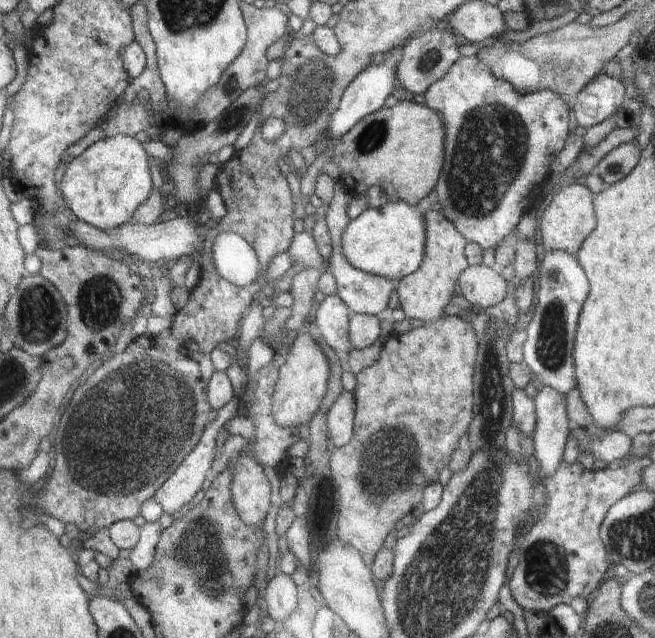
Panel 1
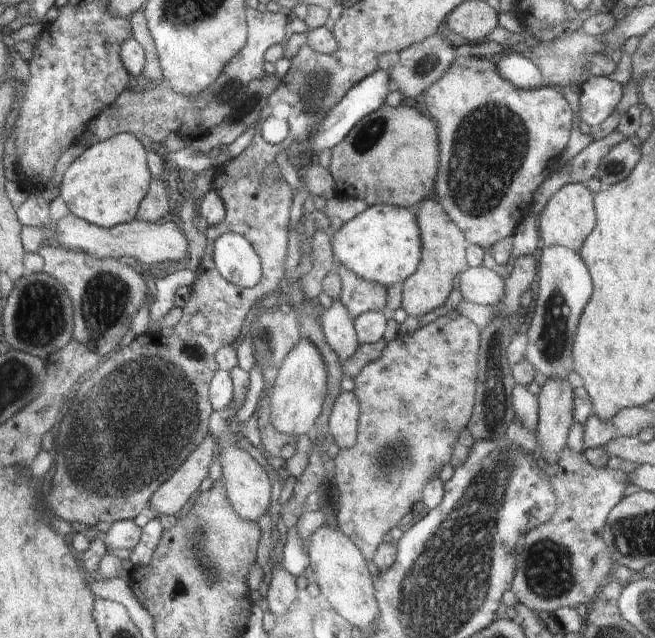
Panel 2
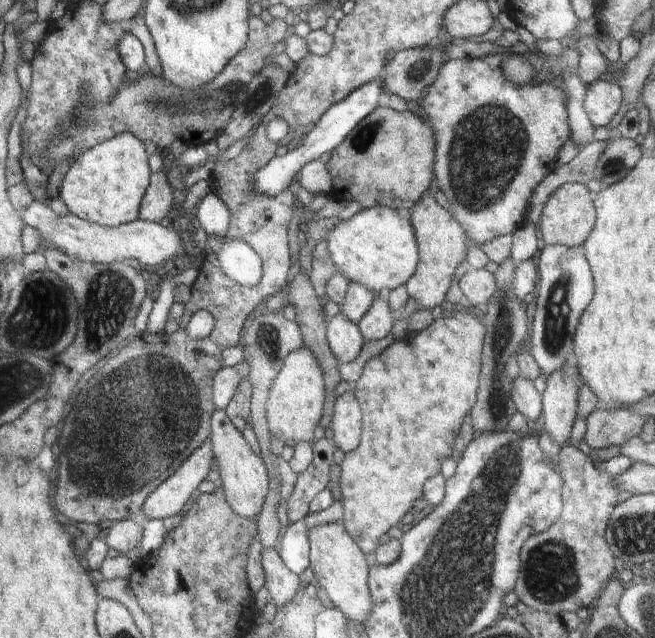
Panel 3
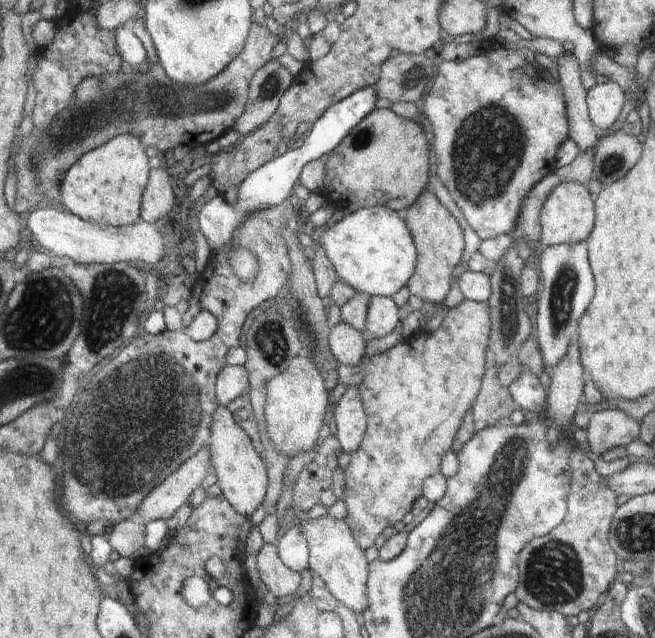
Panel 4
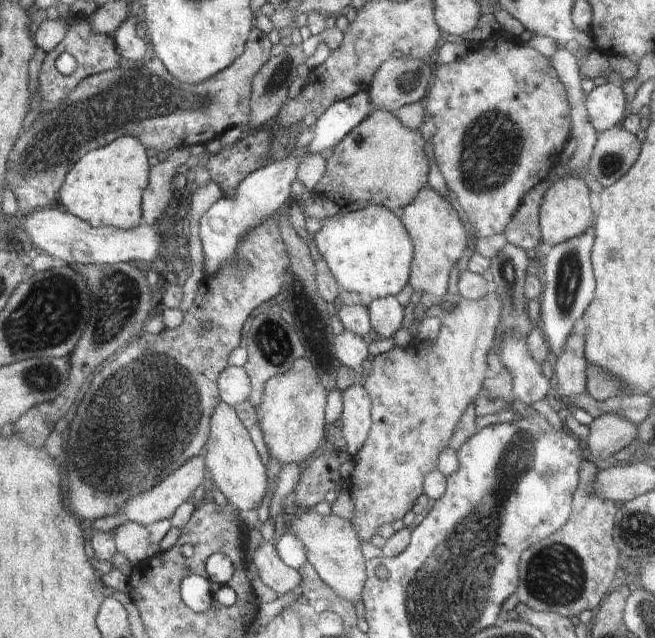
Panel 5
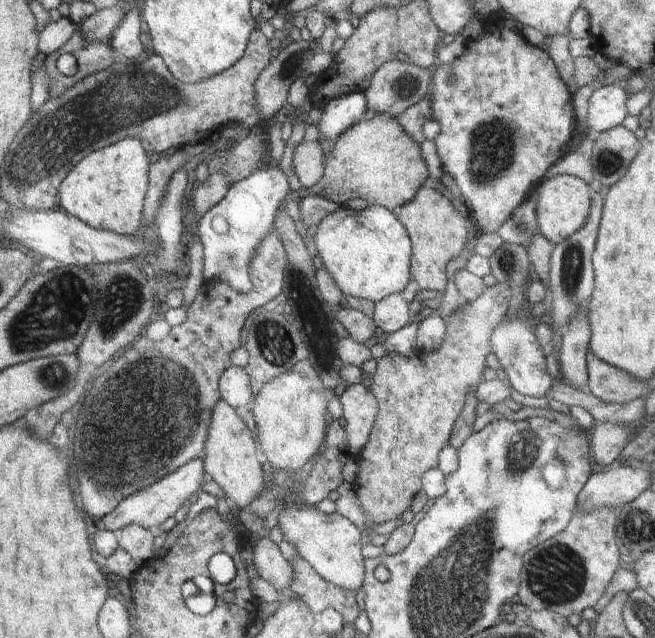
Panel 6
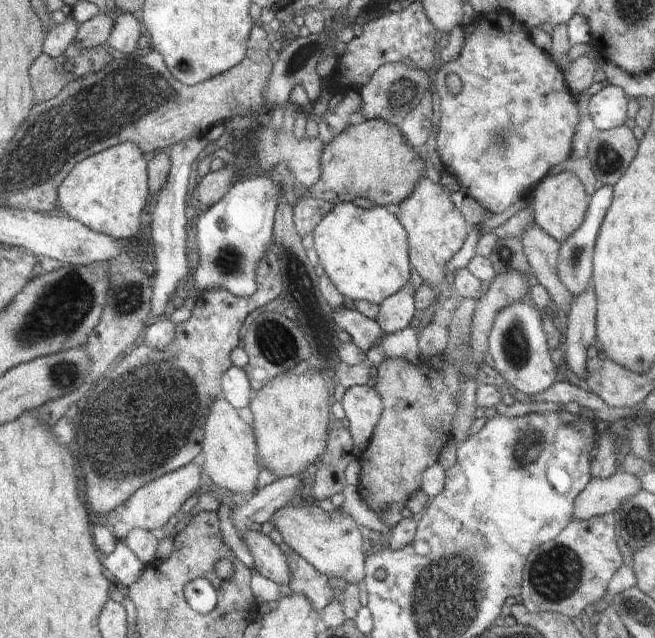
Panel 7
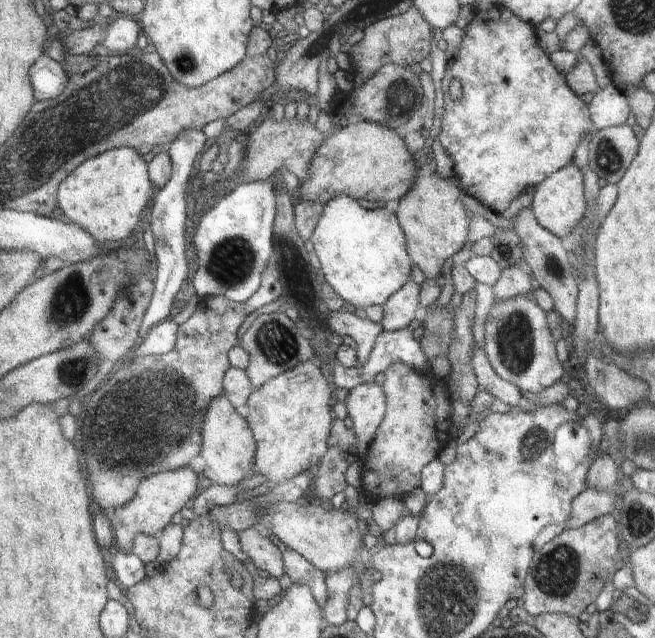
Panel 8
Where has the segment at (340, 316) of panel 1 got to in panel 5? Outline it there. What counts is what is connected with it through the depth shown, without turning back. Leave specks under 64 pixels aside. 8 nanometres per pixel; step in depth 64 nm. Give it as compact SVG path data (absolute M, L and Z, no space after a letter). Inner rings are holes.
M344 328L340 335L334 337L335 355L341 364L349 366L356 372L364 373L362 362L371 359L363 338L356 336L350 329Z

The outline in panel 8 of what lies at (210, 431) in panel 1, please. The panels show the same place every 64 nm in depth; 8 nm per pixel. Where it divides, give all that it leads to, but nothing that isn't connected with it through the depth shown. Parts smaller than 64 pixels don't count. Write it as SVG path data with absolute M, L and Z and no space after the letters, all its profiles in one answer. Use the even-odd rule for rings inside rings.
M183 467L174 471L158 473L142 482L141 486L137 488L137 495L134 496L134 499L122 507L114 508L112 512L113 534L116 541L114 549L120 550L120 552L131 552L134 536L138 534L158 537L164 530L164 526L172 520L172 516L176 512L180 513L180 510L184 510L184 504L194 496L199 482L196 480L196 476L198 474L192 472L190 467Z

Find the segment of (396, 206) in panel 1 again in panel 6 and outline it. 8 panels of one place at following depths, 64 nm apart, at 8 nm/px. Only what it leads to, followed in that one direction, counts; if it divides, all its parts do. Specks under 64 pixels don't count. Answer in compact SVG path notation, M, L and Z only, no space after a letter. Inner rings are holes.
M369 205L355 211L348 206L340 206L317 226L313 237L318 254L344 297L358 296L374 304L388 295L404 292L404 286L410 280L408 264L412 248L408 232L390 209Z

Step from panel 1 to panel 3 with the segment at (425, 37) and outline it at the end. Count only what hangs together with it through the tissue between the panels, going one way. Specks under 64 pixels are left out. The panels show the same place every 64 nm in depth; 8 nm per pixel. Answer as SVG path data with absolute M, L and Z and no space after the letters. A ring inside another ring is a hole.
M441 46L398 51L385 66L383 92L405 101L416 100L436 82L446 60Z

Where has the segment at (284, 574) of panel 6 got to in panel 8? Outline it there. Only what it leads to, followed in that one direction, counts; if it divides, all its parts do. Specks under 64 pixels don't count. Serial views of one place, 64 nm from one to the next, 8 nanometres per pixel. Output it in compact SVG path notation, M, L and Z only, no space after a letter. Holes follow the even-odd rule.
M254 527L242 530L238 537L242 551L256 568L268 572L277 581L286 574L283 554L270 538L261 536Z

